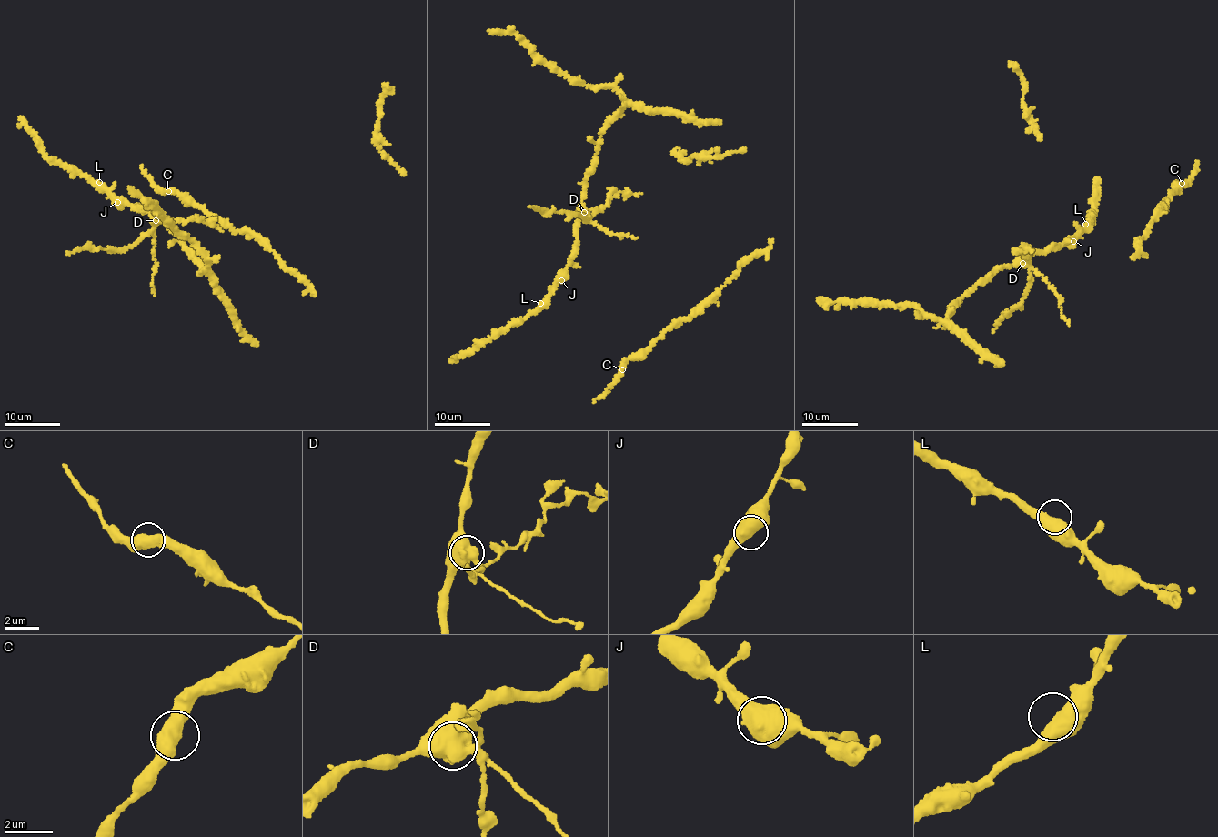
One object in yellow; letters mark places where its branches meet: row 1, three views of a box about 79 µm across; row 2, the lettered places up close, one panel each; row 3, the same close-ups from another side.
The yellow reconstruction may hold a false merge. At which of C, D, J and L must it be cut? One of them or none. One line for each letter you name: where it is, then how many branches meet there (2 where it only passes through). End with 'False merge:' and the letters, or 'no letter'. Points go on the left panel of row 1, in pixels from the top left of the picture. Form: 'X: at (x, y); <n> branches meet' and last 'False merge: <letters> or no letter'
D: at (156, 220); 3 branches meet
False merge: D

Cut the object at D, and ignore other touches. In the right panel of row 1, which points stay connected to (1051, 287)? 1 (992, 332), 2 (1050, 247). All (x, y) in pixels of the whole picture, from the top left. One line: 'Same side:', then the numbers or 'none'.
Same side: 1

